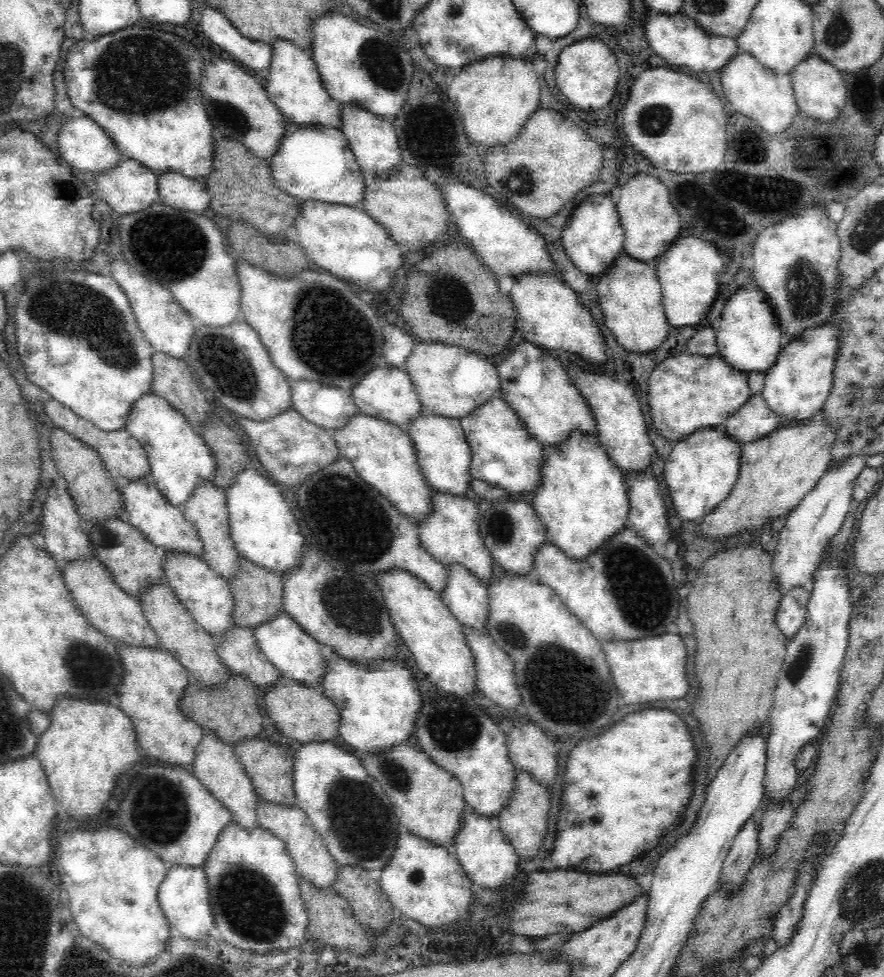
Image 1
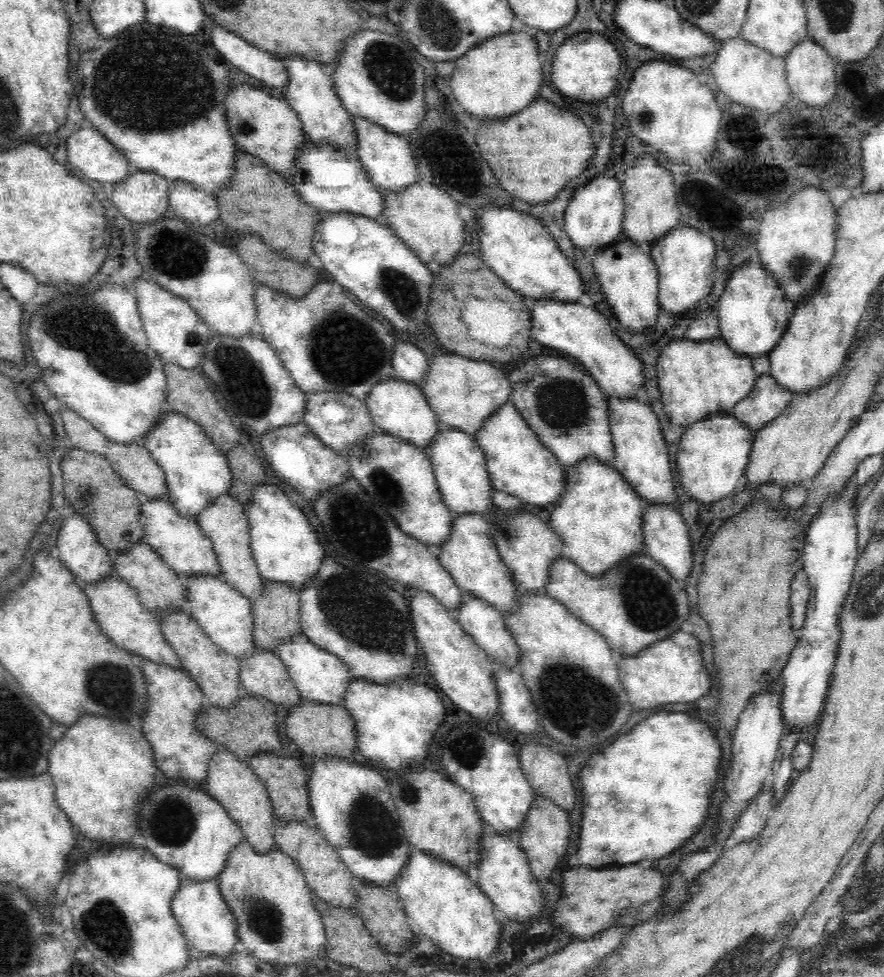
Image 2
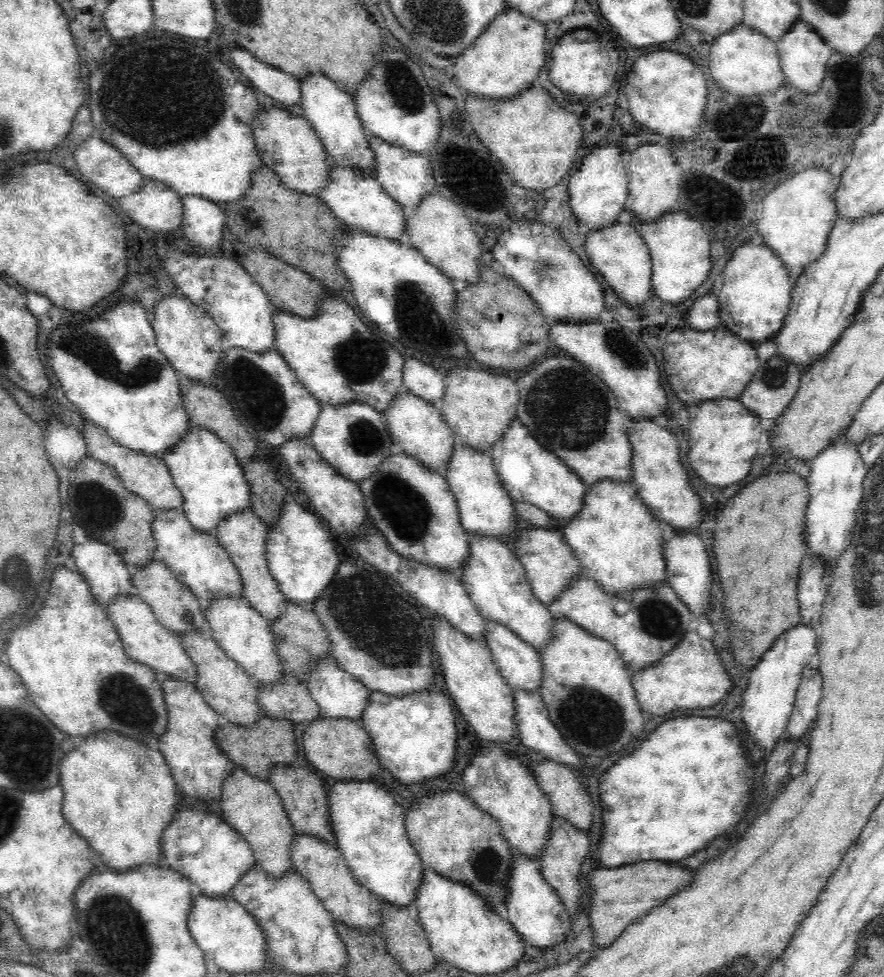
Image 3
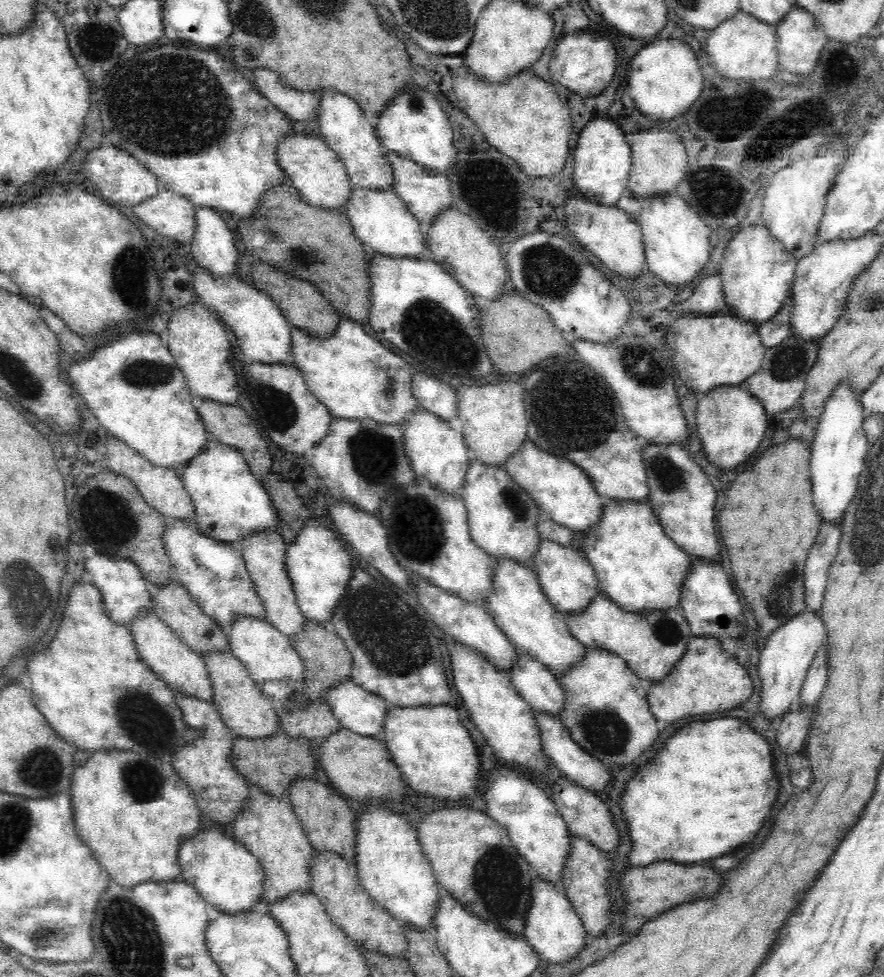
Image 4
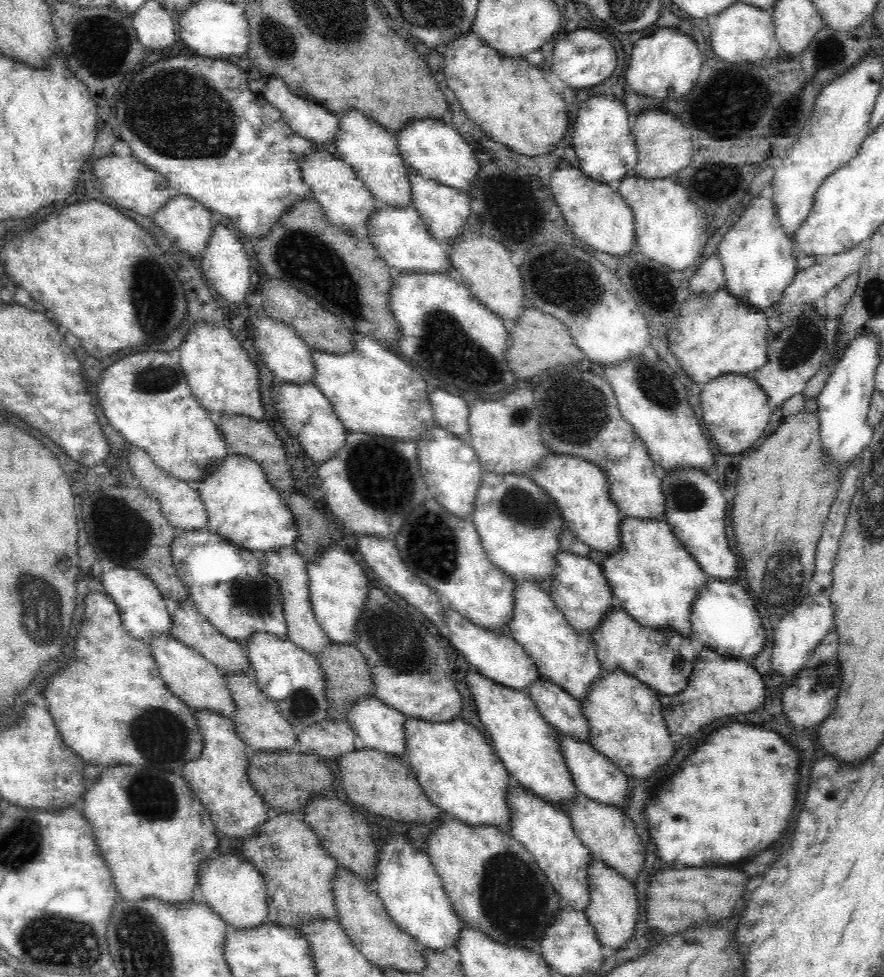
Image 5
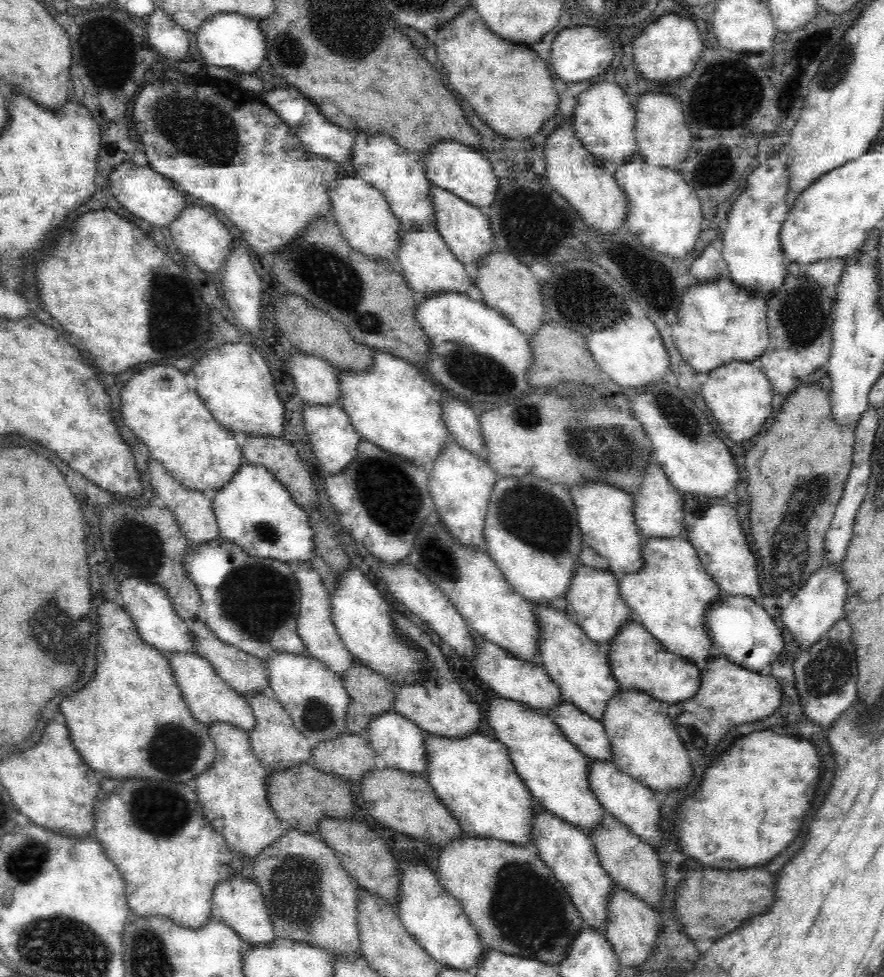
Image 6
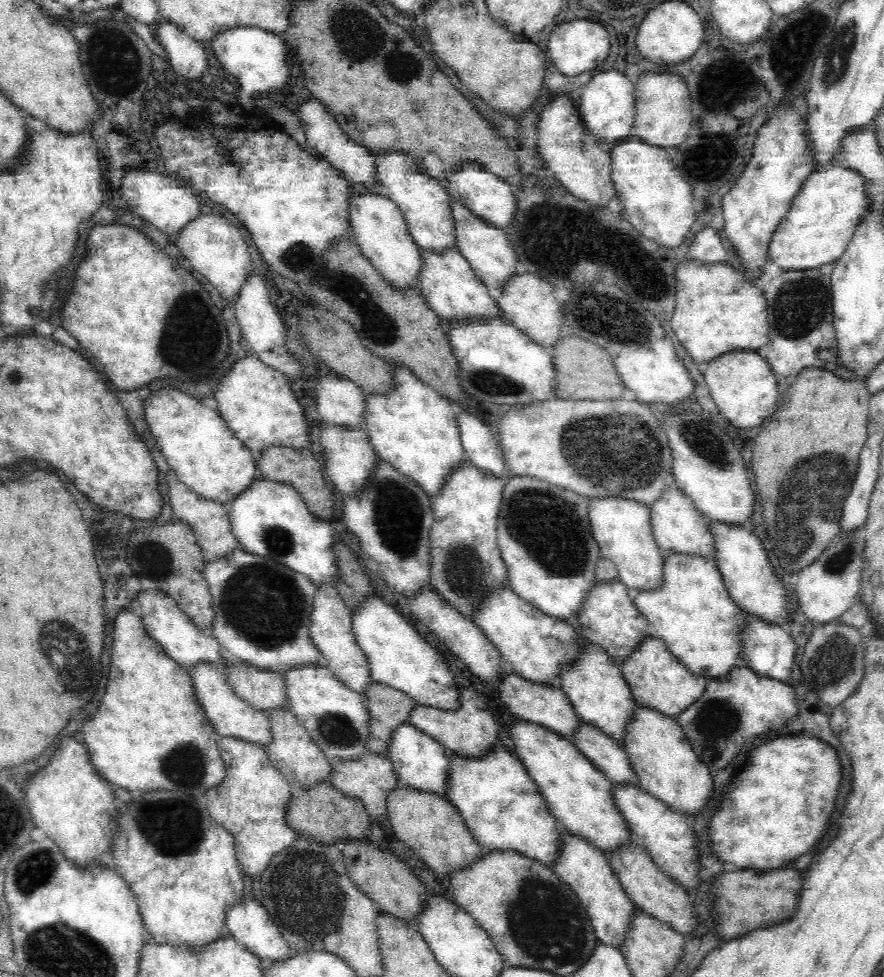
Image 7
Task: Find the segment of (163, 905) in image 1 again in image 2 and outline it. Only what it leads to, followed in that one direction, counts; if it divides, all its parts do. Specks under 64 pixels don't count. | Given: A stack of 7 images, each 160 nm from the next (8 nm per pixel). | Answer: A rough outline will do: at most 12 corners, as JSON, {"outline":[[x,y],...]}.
{"outline":[[210,879],[169,898],[188,946],[232,954],[235,924]]}

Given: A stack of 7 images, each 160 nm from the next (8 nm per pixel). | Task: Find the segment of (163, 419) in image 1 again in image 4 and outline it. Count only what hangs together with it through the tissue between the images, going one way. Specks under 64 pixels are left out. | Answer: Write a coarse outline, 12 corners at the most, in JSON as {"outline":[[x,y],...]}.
{"outline":[[209,437],[182,468],[203,539],[275,531],[240,451]]}

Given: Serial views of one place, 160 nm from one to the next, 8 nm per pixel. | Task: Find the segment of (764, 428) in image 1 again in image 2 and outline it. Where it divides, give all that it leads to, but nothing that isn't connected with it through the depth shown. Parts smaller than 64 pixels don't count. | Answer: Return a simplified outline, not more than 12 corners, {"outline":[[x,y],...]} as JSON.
{"outline":[[769,375],[731,417],[754,434],[778,418],[792,394]]}

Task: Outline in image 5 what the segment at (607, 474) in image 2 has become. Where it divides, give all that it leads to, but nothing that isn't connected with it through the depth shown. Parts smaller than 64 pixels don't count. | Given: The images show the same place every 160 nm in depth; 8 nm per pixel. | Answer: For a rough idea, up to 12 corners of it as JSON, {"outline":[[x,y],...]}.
{"outline":[[660,517],[594,558],[624,612],[691,636],[708,578]]}

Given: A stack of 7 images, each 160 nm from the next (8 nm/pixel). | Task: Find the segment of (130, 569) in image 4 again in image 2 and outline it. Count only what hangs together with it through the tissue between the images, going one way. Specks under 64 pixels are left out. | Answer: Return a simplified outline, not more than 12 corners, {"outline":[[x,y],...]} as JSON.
{"outline":[[76,510],[60,520],[54,553],[76,580],[114,572]]}

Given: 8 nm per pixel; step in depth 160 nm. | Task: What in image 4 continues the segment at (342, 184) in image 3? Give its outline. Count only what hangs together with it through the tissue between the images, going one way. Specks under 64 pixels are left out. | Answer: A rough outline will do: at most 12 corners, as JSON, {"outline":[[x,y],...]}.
{"outline":[[351,183],[342,210],[366,253],[424,257],[423,225],[388,189]]}

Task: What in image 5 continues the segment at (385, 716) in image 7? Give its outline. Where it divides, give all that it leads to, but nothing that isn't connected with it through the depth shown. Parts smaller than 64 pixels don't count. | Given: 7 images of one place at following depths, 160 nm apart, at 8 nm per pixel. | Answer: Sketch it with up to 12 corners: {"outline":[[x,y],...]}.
{"outline":[[330,641],[312,655],[323,674],[328,717],[344,719],[372,696],[361,652]]}

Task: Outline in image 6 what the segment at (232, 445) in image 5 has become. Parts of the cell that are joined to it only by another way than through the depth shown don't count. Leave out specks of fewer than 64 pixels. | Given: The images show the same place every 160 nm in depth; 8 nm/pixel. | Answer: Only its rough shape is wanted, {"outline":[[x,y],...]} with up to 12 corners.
{"outline":[[237,437],[243,461],[264,465],[302,509],[320,497],[285,437]]}

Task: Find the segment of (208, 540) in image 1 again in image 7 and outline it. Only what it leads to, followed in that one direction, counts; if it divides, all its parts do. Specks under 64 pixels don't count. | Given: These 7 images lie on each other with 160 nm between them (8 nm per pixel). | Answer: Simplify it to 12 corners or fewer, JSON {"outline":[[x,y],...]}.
{"outline":[[318,583],[308,635],[323,665],[362,694],[372,680],[333,584]]}

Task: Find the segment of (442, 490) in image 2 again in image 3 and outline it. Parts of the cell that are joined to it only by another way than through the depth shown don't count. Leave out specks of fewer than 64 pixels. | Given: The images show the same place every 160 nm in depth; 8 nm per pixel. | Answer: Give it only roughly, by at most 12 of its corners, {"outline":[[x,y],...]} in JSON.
{"outline":[[456,440],[443,475],[468,534],[520,524],[490,451]]}

